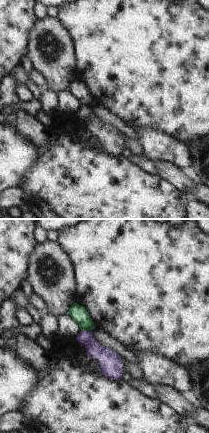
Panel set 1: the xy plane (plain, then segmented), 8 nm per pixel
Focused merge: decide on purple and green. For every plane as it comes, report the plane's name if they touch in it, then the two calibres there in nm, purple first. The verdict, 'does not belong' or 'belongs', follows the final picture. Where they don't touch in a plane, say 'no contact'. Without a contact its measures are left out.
meets purple in xy; 140 nm thick on the purple side, 140 nm on the other

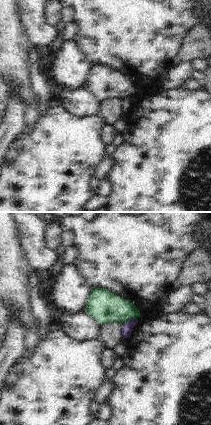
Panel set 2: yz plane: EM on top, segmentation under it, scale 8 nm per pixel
meets purple in yz; 90 nm thick on the purple side, 260 nm on the other

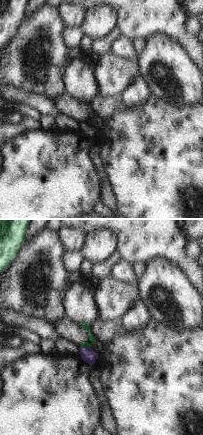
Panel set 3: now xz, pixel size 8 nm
meets purple in xz; 120 nm thick on the purple side, 60 nm on the other

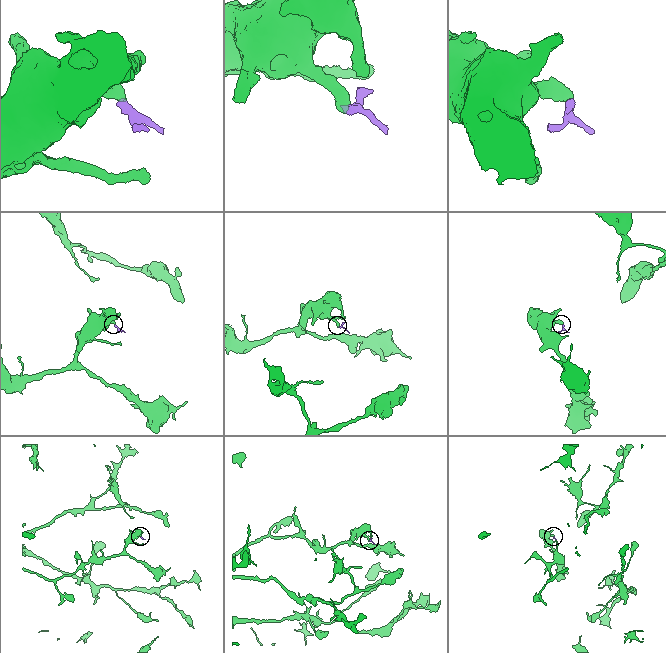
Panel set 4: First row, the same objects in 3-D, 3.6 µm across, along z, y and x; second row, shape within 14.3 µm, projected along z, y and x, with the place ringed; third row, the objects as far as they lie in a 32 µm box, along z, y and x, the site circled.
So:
does not belong

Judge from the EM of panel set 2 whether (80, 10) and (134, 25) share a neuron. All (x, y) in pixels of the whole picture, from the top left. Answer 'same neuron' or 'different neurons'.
same neuron

